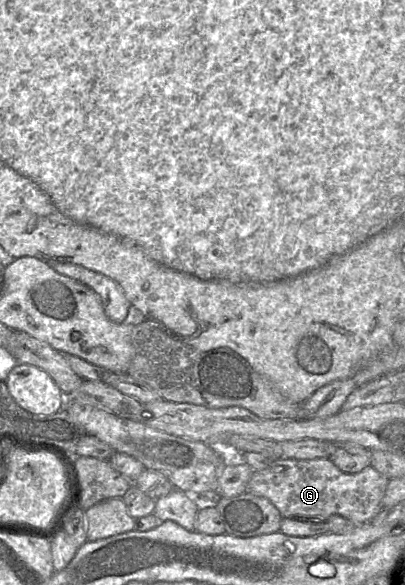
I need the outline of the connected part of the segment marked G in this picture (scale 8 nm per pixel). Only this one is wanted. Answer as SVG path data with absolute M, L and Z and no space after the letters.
M284 458L272 461L263 470L255 471L247 484L246 492L270 500L283 518L327 519L338 514L355 524L364 524L383 509L382 499L388 482L371 465L357 473L345 473L327 458Z

